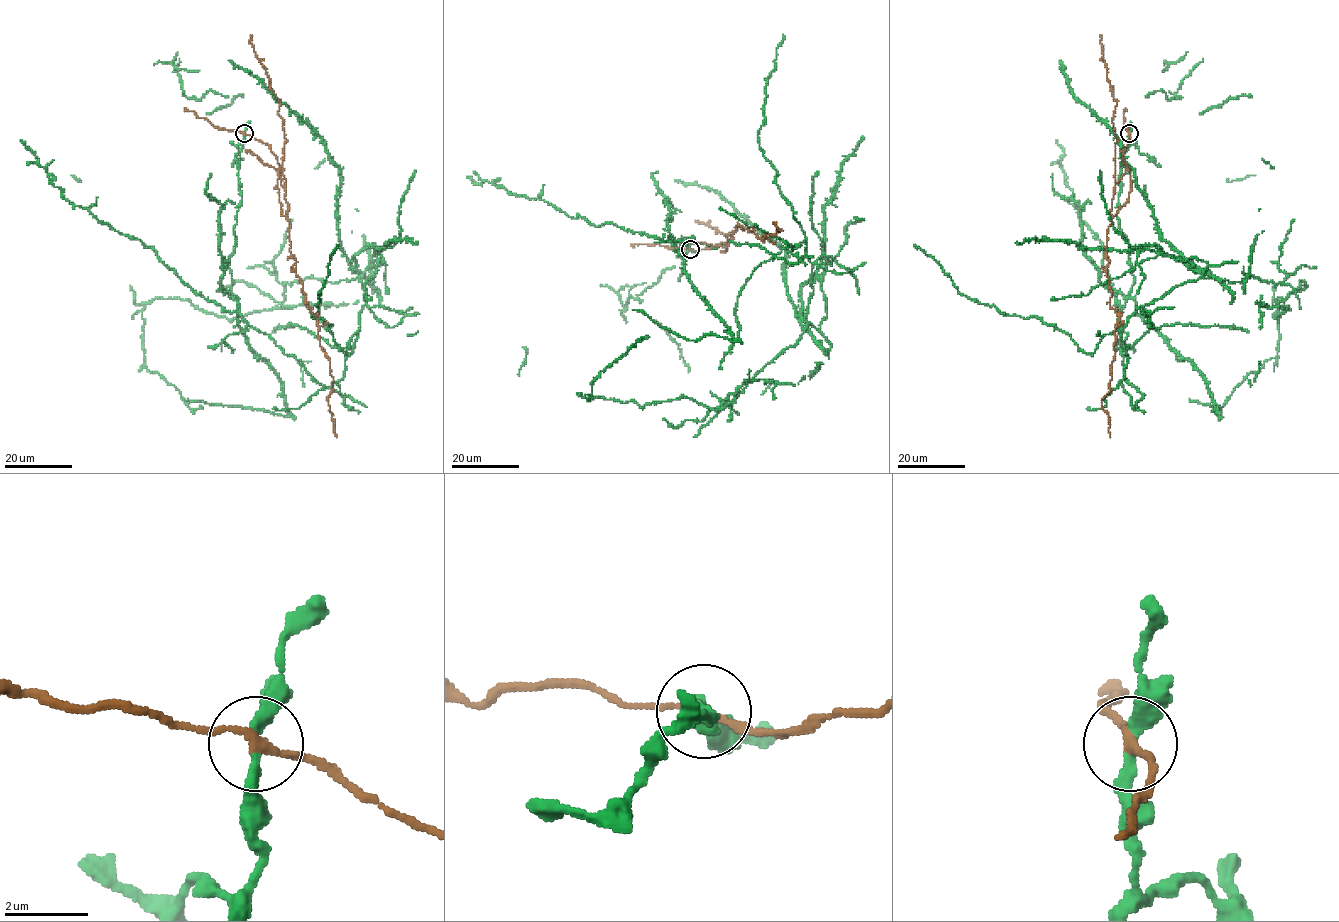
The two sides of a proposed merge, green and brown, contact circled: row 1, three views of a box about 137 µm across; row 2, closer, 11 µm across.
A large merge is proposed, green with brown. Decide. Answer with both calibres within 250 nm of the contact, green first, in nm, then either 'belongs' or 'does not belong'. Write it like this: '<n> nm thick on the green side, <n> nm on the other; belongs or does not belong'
280 nm thick on the green side, 190 nm on the other; does not belong

